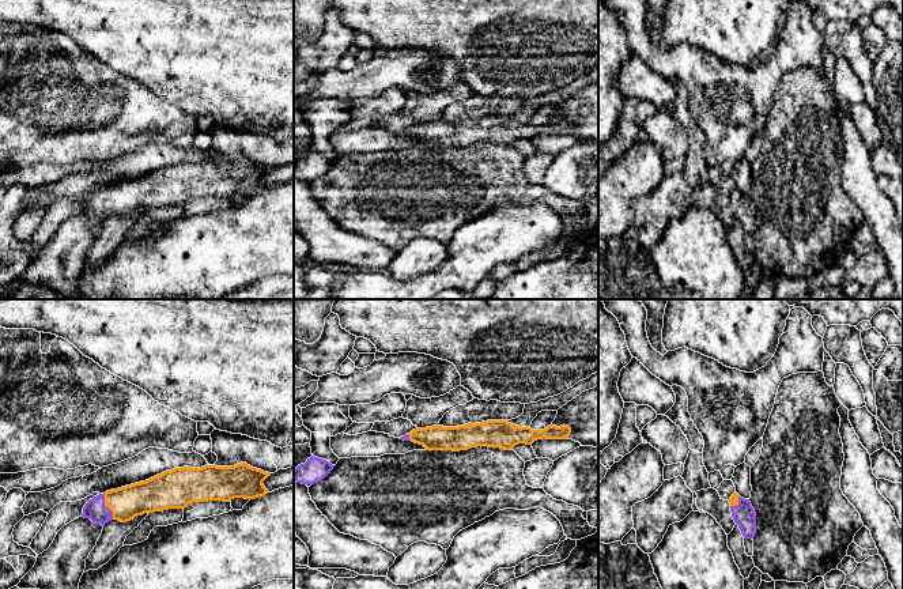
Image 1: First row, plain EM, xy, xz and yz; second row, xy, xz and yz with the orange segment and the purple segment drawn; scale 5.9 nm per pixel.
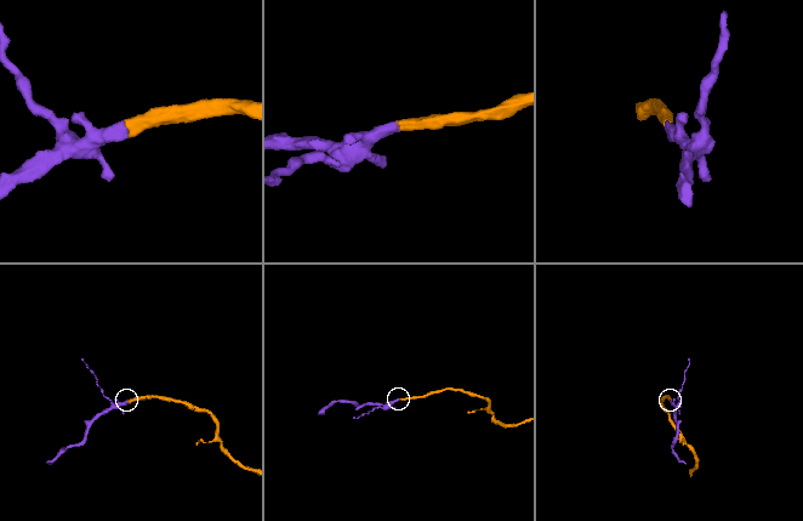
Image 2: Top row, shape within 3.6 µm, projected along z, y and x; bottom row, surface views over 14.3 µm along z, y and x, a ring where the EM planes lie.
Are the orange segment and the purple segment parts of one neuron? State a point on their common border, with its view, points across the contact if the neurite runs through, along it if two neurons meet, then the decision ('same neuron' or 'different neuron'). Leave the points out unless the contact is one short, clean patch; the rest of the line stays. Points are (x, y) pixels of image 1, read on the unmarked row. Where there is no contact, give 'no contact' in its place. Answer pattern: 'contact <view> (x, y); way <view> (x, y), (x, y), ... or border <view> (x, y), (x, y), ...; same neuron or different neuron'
contact xy (106, 202); same neuron

